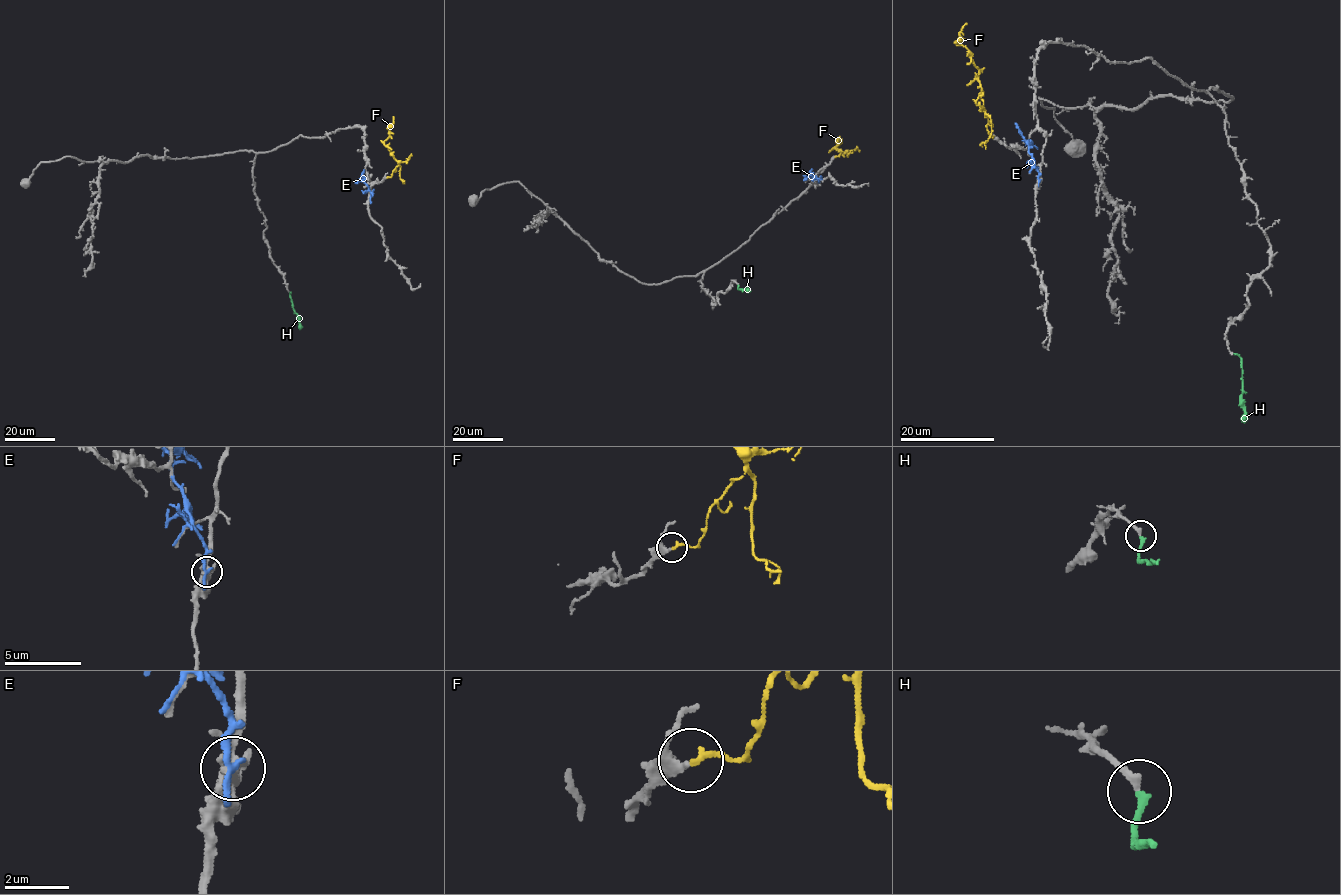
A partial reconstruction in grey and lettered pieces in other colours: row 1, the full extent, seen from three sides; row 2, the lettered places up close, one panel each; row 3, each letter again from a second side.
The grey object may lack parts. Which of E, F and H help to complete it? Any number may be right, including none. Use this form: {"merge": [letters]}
{"merge": ["H"]}

